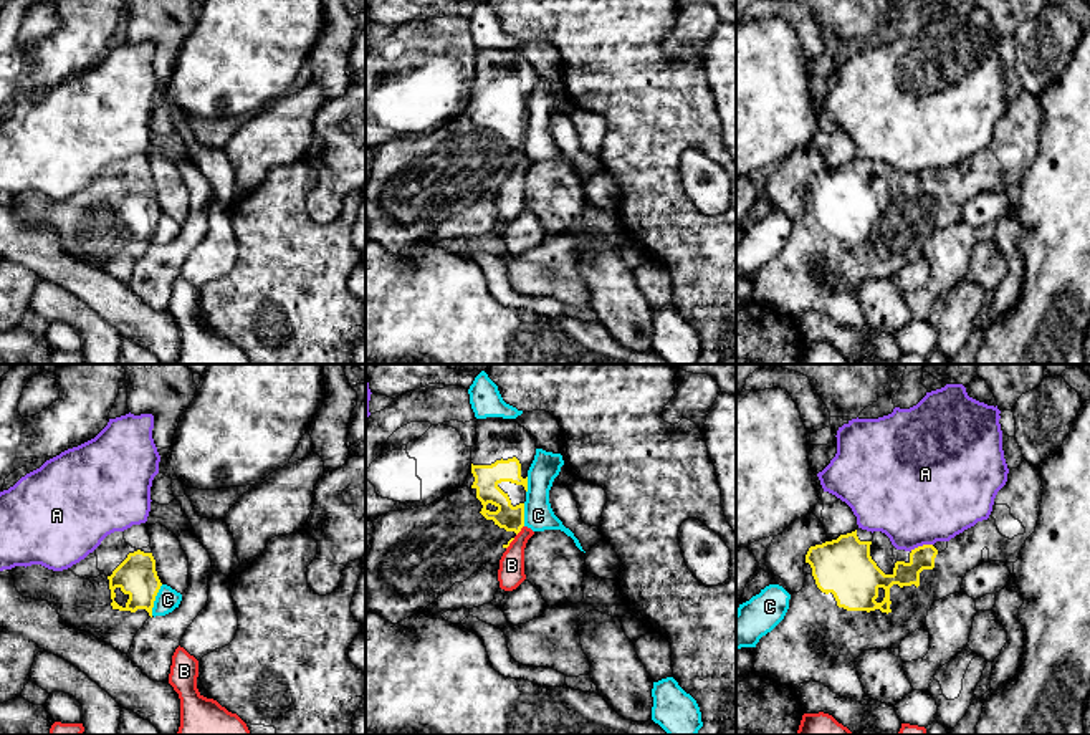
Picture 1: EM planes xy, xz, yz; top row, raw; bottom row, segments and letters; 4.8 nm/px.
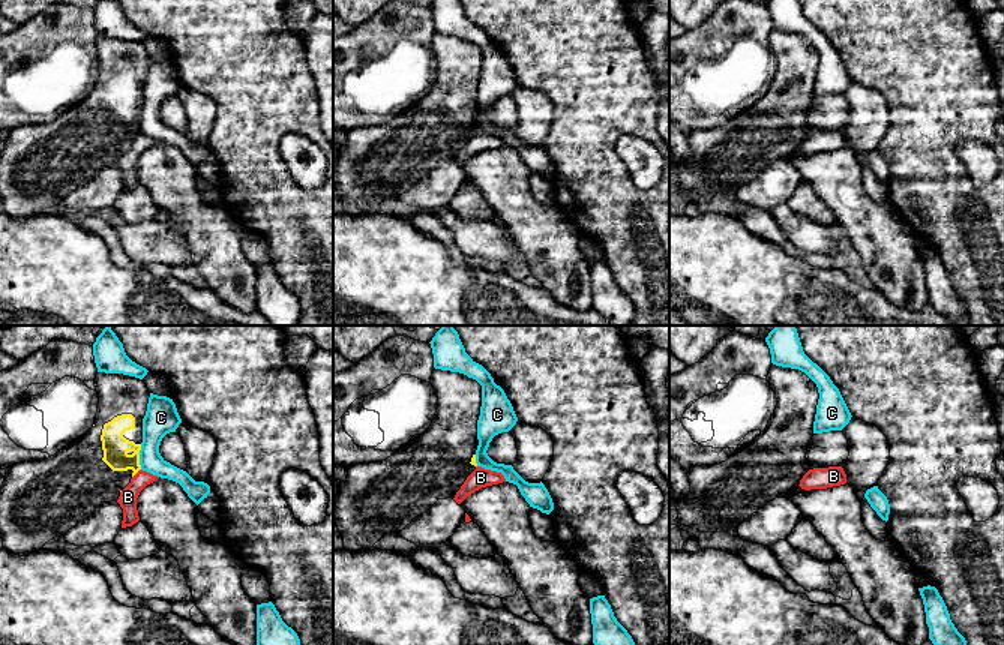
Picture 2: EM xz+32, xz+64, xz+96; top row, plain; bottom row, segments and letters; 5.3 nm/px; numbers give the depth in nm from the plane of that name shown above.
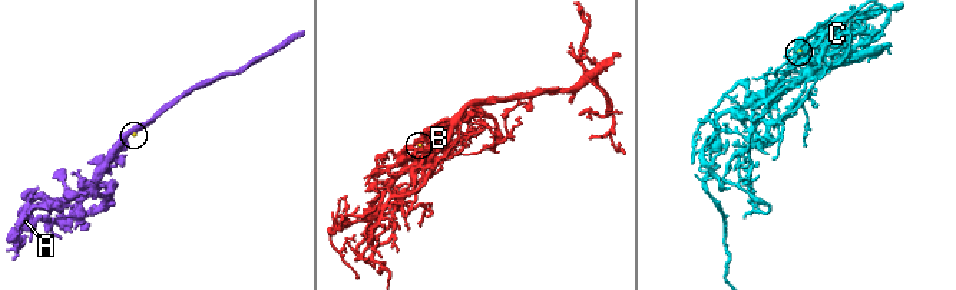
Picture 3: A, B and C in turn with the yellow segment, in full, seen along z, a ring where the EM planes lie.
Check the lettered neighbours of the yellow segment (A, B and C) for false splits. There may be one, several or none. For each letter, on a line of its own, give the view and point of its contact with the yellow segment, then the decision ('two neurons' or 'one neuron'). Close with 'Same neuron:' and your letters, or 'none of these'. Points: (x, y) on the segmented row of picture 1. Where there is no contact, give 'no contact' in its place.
A: meets yellow in yz at (920, 547); two neurons
B: meets yellow in xz at (520, 530); two neurons
C: meets yellow in xy at (154, 600); two neurons
Same neuron: none of these

